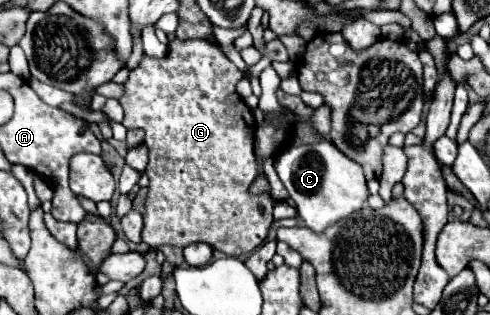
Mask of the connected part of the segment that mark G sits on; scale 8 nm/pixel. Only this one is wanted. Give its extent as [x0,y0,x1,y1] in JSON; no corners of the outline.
[118,40,274,256]

